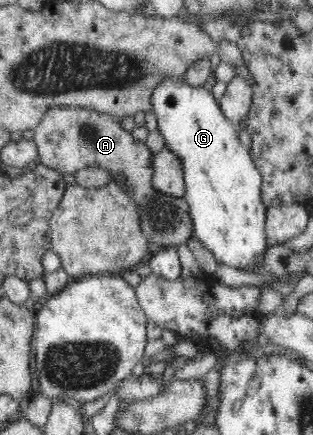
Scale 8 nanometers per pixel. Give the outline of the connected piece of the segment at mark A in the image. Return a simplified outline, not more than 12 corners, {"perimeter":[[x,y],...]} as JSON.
{"perimeter":[[92,108],[49,110],[37,161],[117,177],[148,243],[193,236],[184,198],[157,193],[146,144]]}

